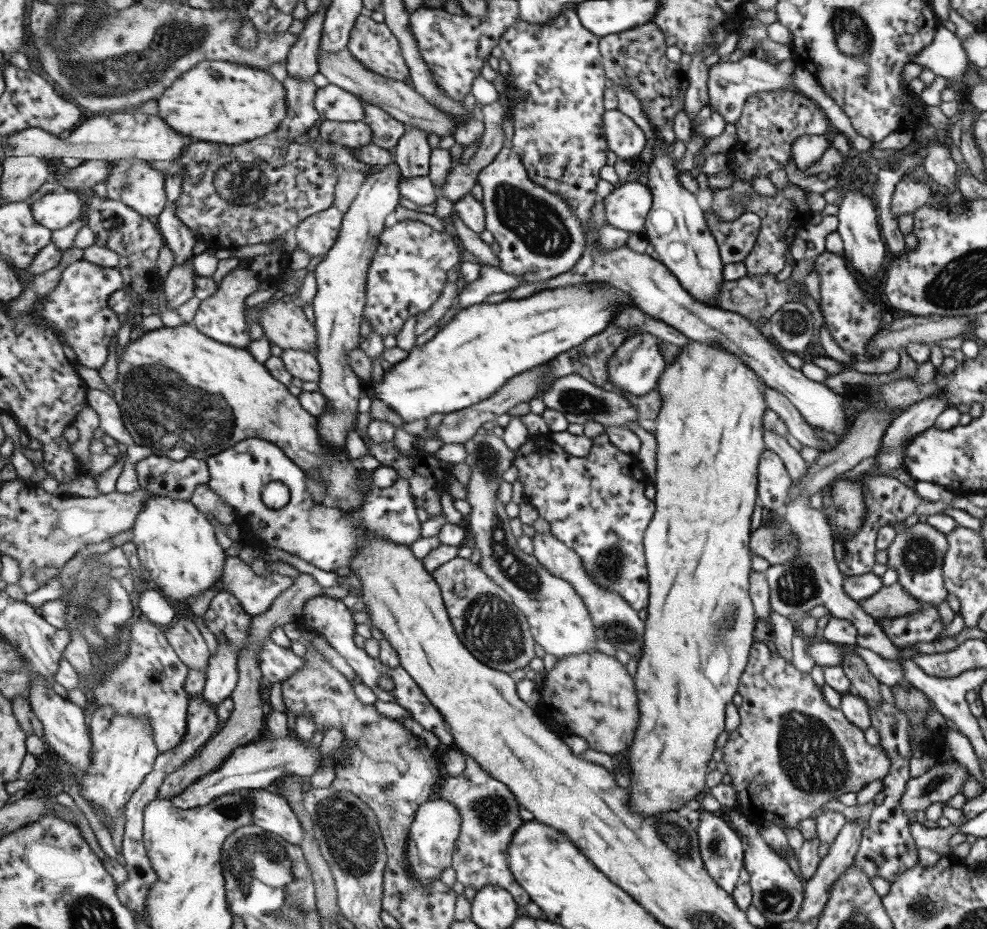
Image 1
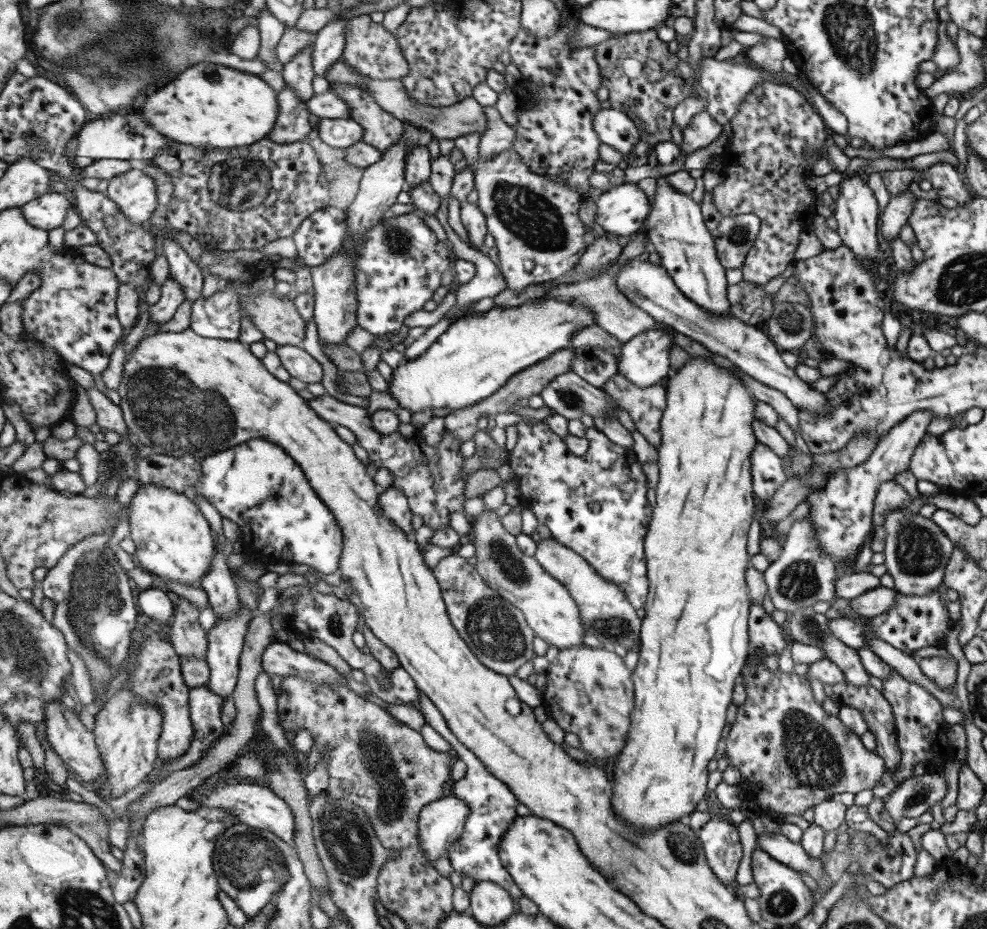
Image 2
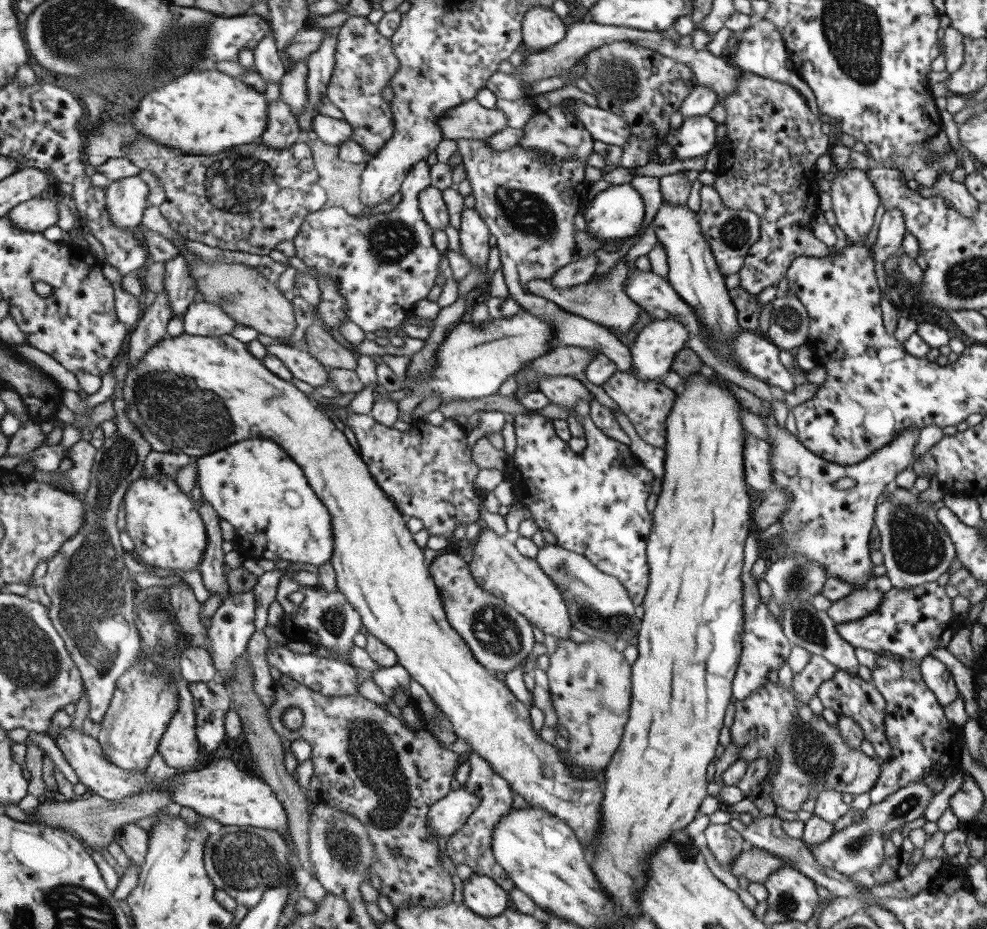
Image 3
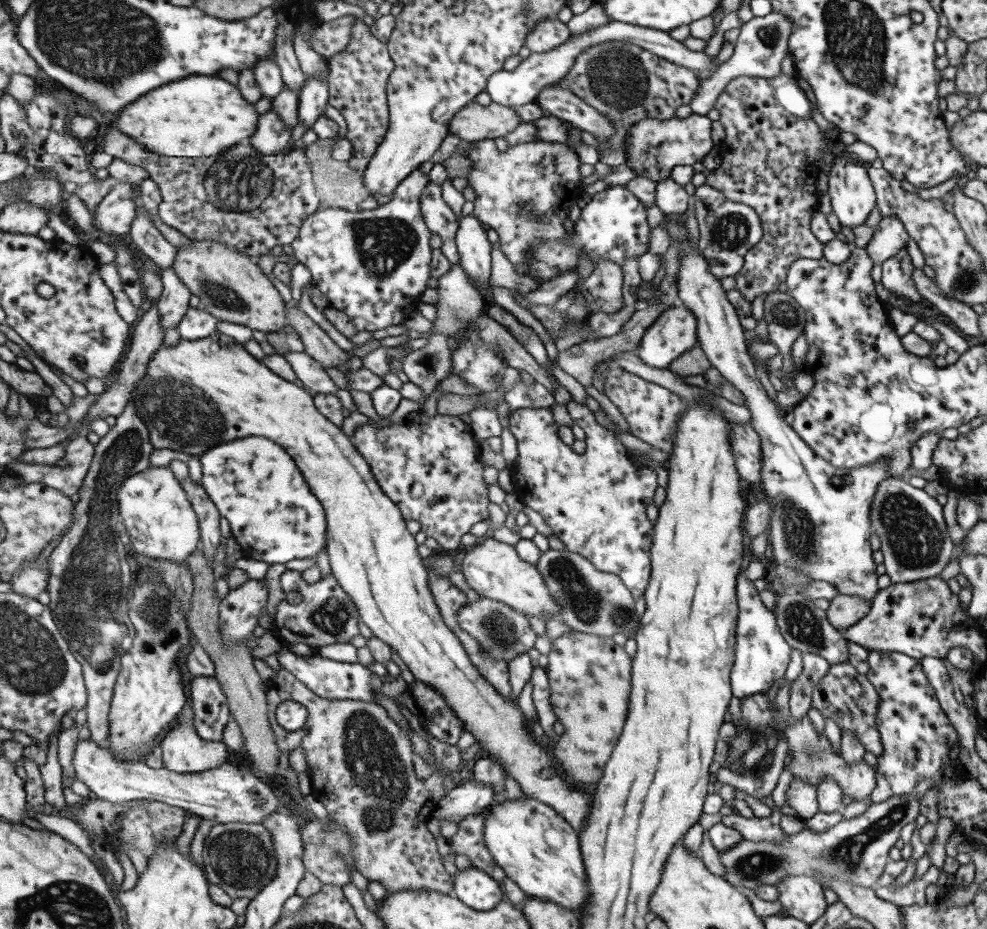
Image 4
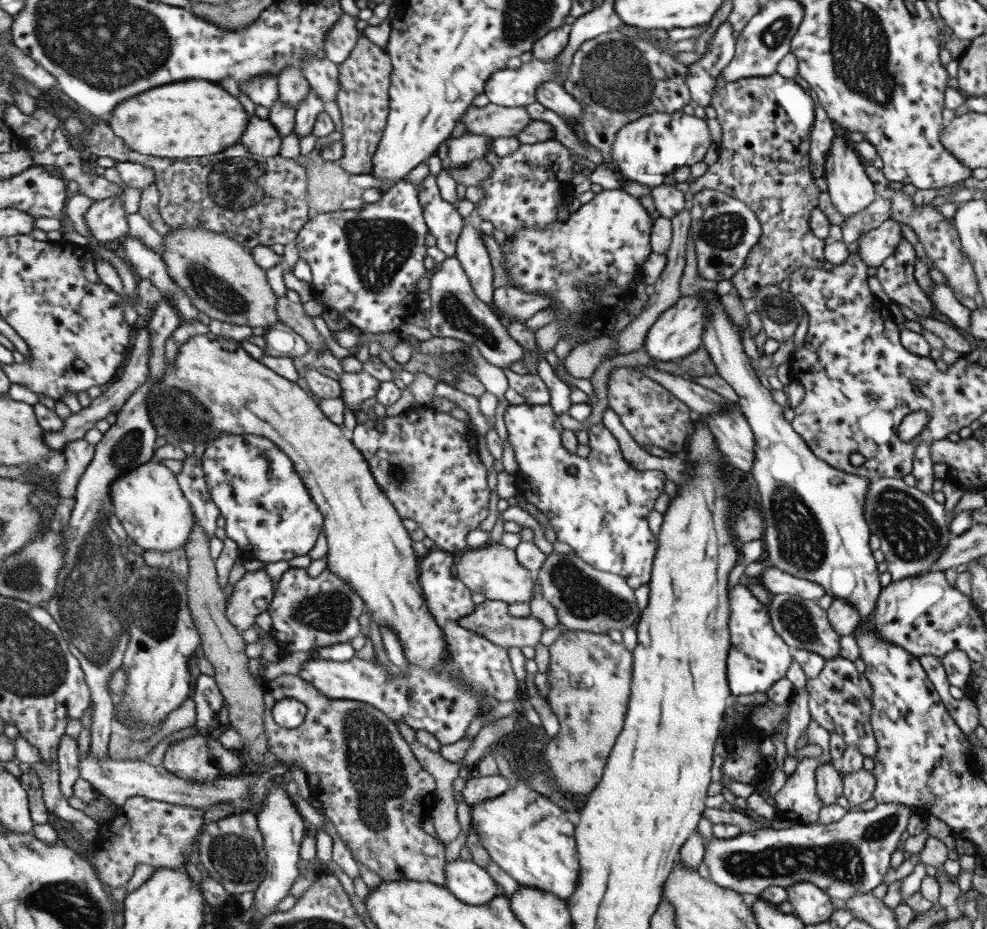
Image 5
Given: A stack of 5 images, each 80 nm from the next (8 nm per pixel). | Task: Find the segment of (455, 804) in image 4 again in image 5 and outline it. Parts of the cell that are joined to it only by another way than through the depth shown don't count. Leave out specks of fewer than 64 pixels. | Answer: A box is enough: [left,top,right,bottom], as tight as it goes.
[461,774,509,808]

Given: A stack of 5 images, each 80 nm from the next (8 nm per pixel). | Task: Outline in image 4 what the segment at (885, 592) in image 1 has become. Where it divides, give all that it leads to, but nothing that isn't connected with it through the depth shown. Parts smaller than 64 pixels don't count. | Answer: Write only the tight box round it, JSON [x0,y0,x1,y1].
[824,594,872,633]

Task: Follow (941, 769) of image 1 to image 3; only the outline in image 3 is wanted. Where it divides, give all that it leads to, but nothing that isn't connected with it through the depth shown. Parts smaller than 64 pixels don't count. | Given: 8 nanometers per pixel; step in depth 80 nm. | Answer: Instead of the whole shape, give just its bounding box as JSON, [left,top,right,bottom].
[807,780,931,877]

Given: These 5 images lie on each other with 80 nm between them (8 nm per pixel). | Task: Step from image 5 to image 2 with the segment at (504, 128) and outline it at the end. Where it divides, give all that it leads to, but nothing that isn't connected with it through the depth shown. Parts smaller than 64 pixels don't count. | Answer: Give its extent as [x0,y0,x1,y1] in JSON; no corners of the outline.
[328,58,489,141]

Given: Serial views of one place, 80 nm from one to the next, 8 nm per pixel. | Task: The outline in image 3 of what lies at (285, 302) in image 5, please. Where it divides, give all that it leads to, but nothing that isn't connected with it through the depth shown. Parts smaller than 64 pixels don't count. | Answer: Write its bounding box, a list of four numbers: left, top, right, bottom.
[305,322,359,370]

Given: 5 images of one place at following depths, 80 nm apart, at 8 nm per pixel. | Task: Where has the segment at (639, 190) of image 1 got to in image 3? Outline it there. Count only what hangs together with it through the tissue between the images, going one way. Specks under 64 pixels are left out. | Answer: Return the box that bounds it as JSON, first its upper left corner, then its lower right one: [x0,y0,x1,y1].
[582,184,643,251]

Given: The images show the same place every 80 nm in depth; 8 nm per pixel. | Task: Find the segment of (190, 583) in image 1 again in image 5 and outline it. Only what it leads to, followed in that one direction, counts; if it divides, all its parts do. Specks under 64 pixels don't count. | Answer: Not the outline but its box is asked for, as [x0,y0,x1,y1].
[113,461,196,551]

